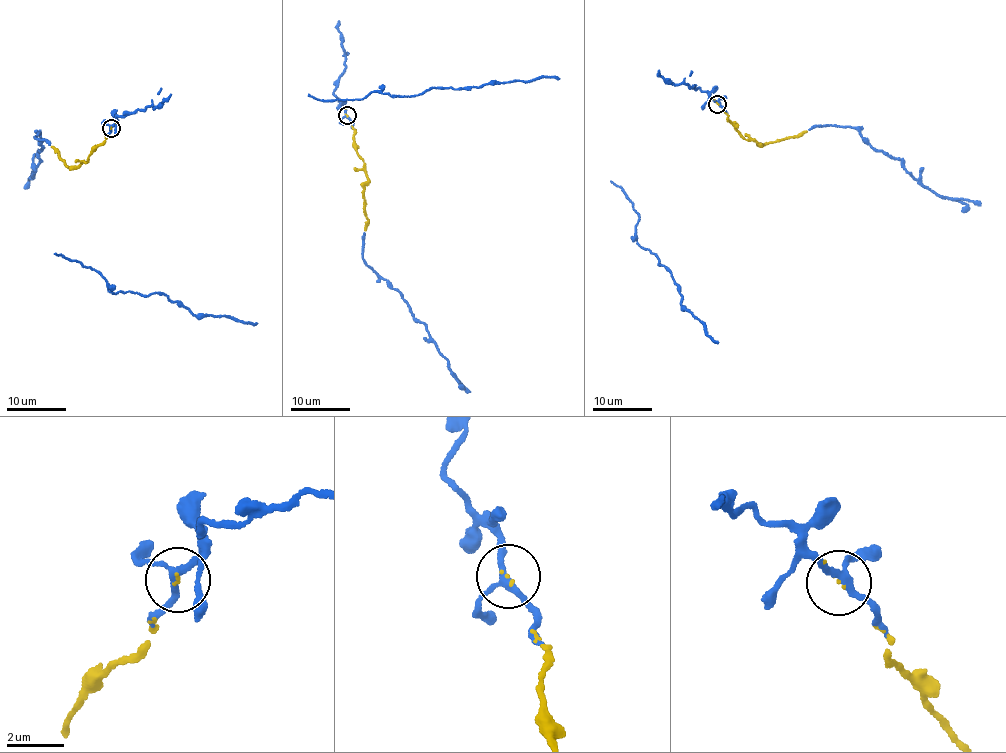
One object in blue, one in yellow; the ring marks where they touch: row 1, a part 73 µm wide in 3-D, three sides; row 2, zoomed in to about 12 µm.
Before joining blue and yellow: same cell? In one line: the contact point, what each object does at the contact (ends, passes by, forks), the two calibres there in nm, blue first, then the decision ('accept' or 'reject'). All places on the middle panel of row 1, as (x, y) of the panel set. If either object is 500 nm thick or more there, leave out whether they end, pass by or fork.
(347, 115) | blue forks | yellow ends | 200/50 nm | accept

